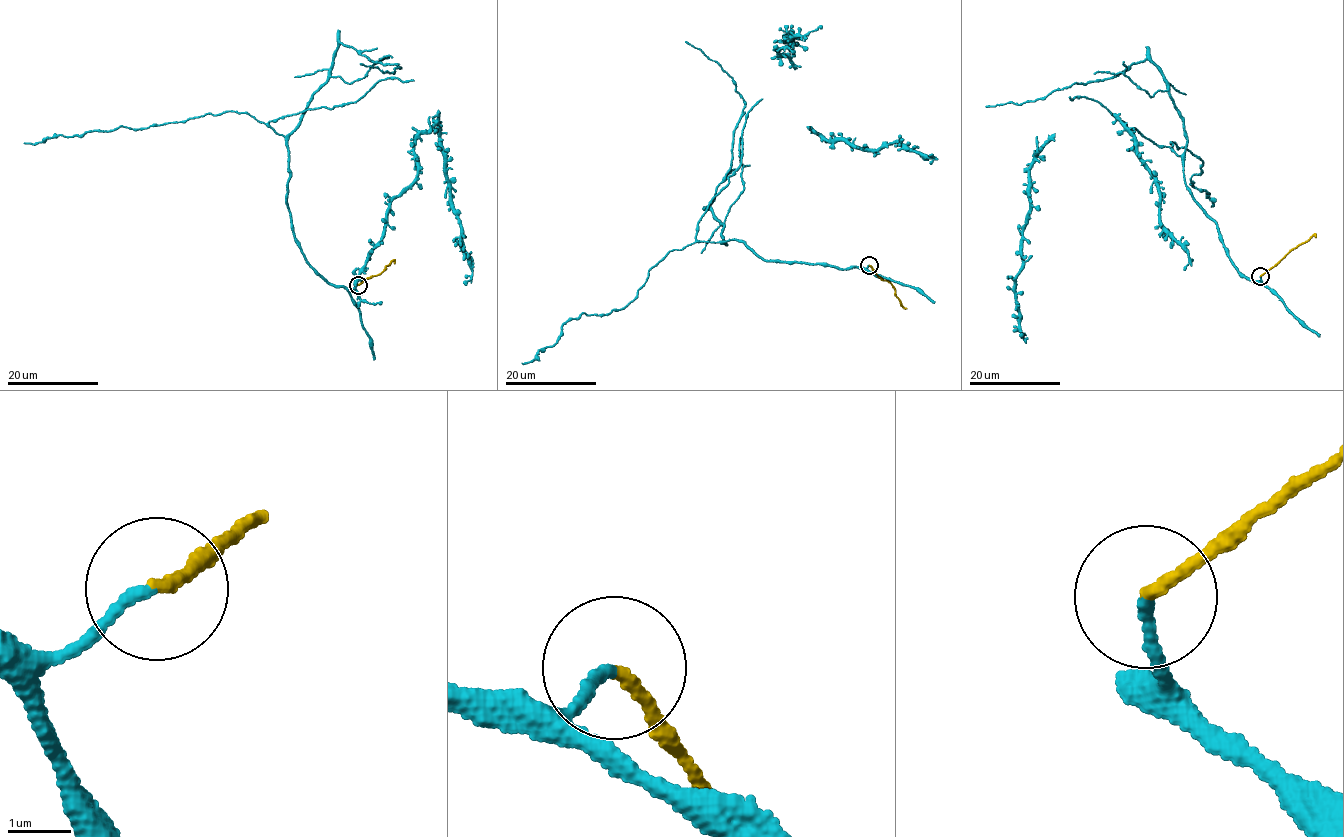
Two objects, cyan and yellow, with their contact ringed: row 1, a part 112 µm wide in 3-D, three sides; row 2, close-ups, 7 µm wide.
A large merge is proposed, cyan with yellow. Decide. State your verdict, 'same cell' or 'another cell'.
same cell

